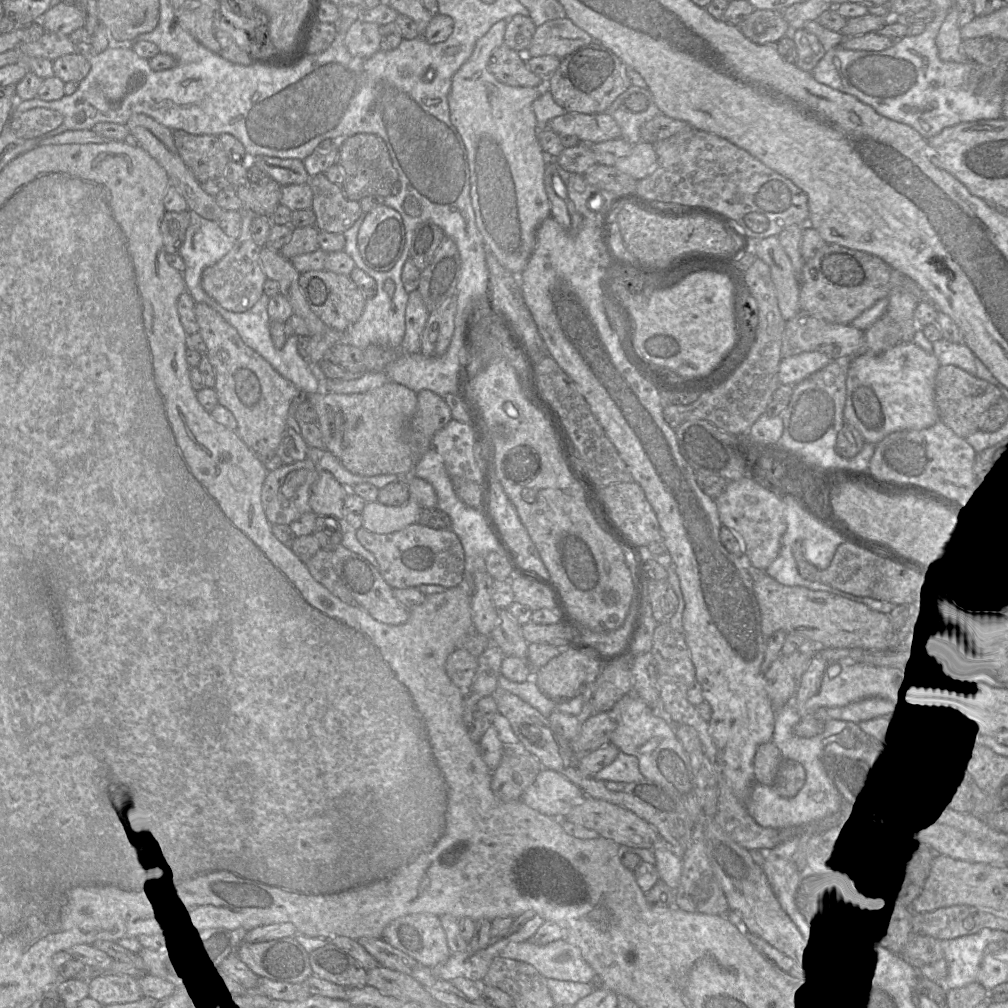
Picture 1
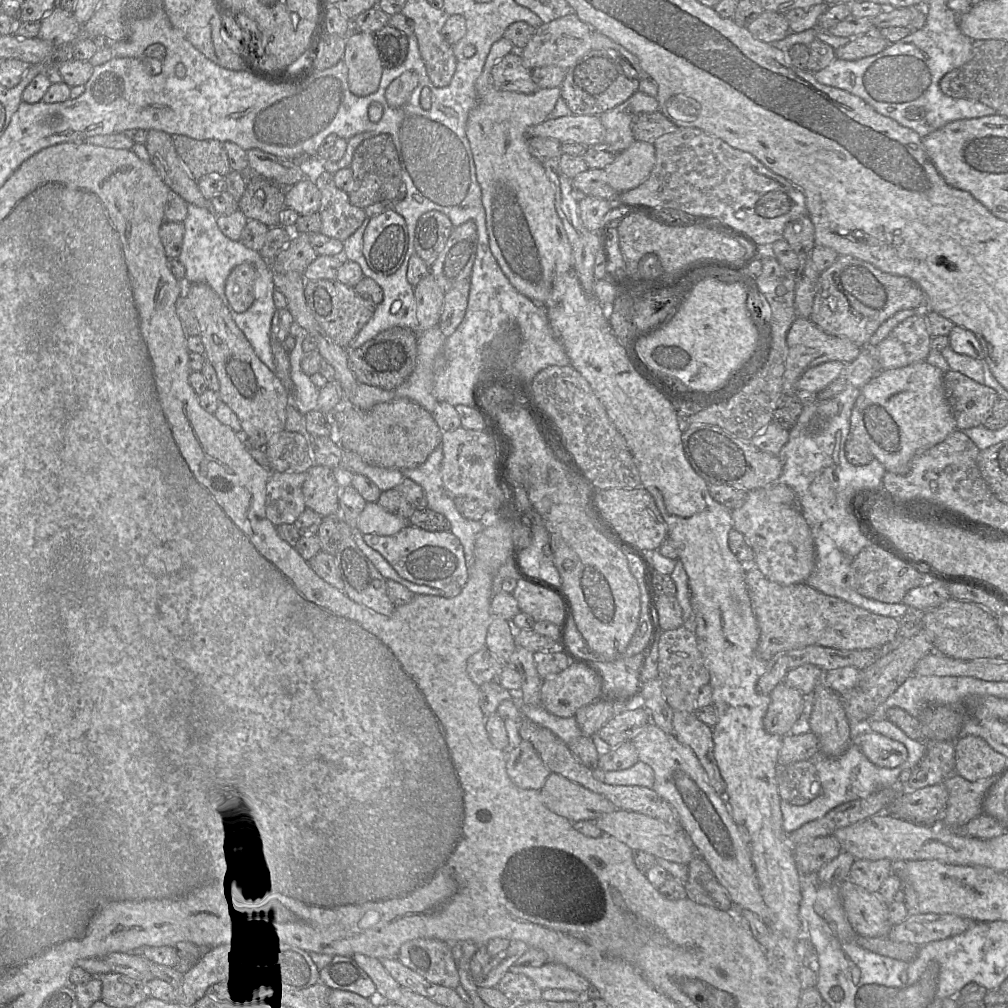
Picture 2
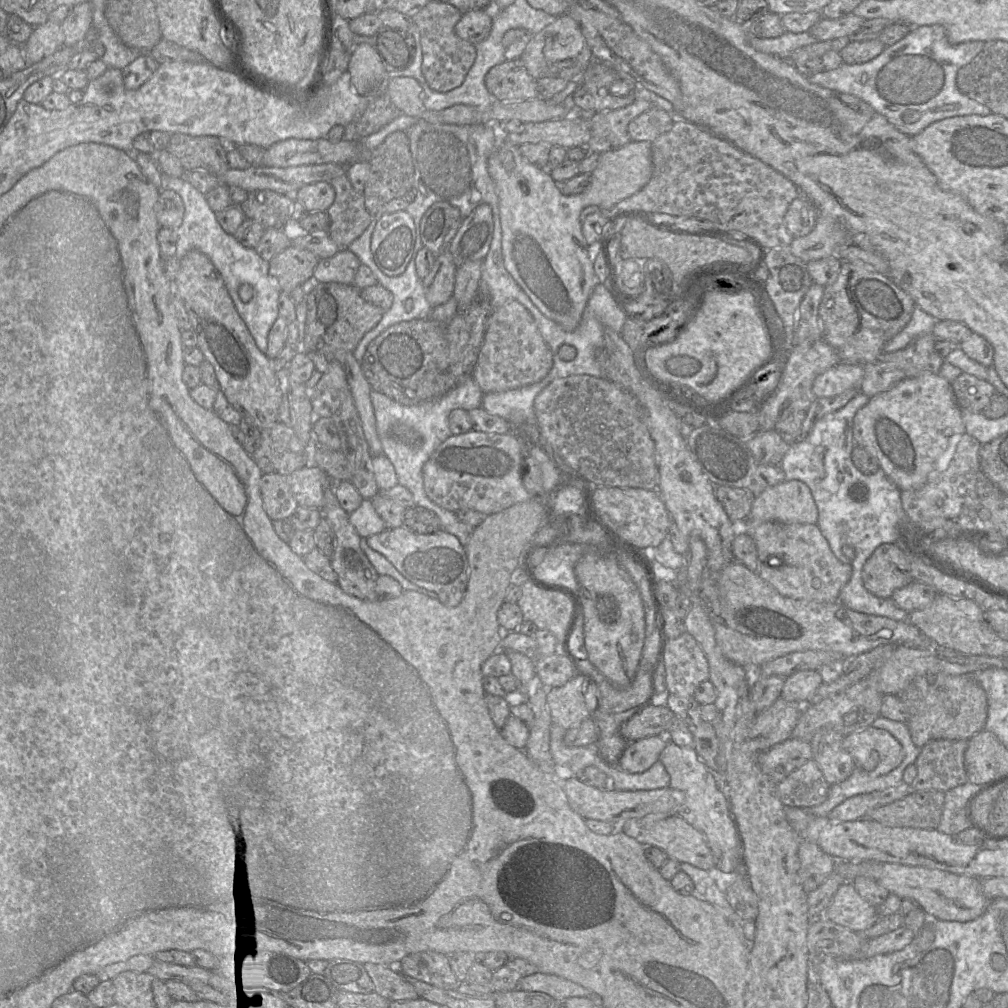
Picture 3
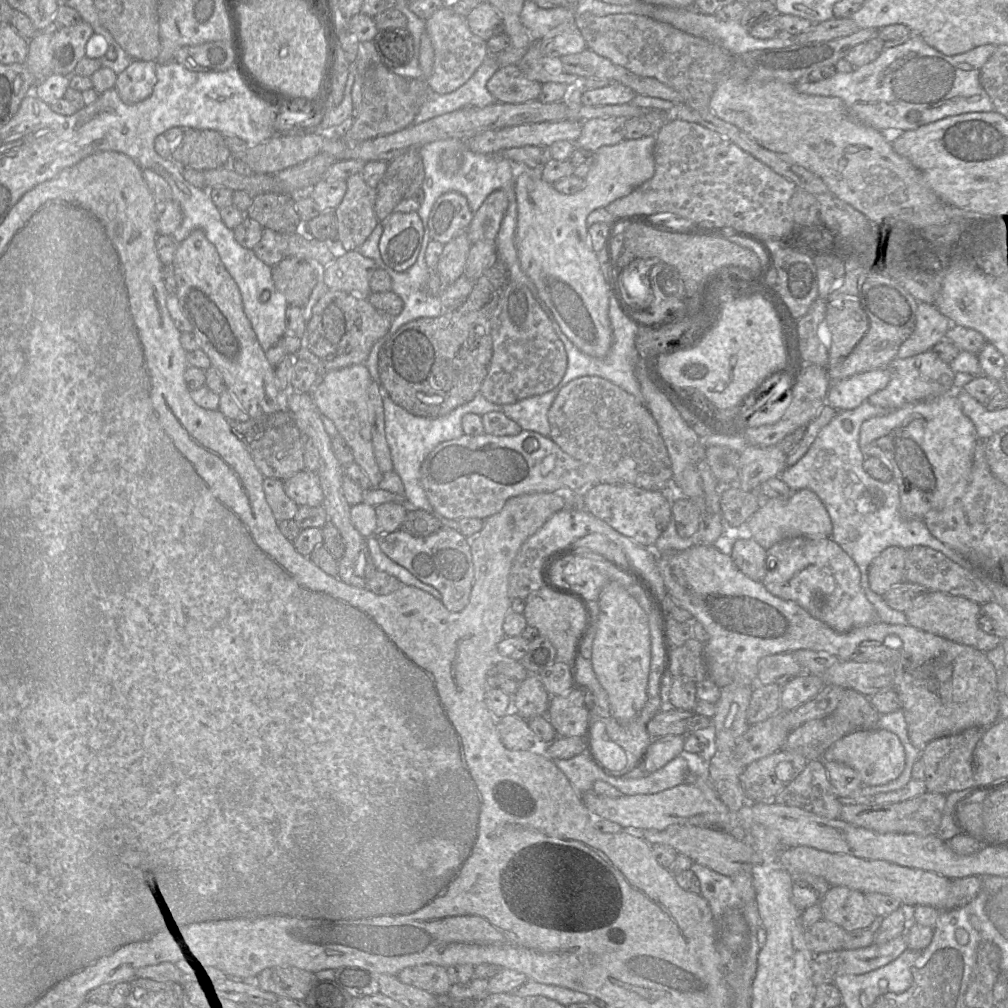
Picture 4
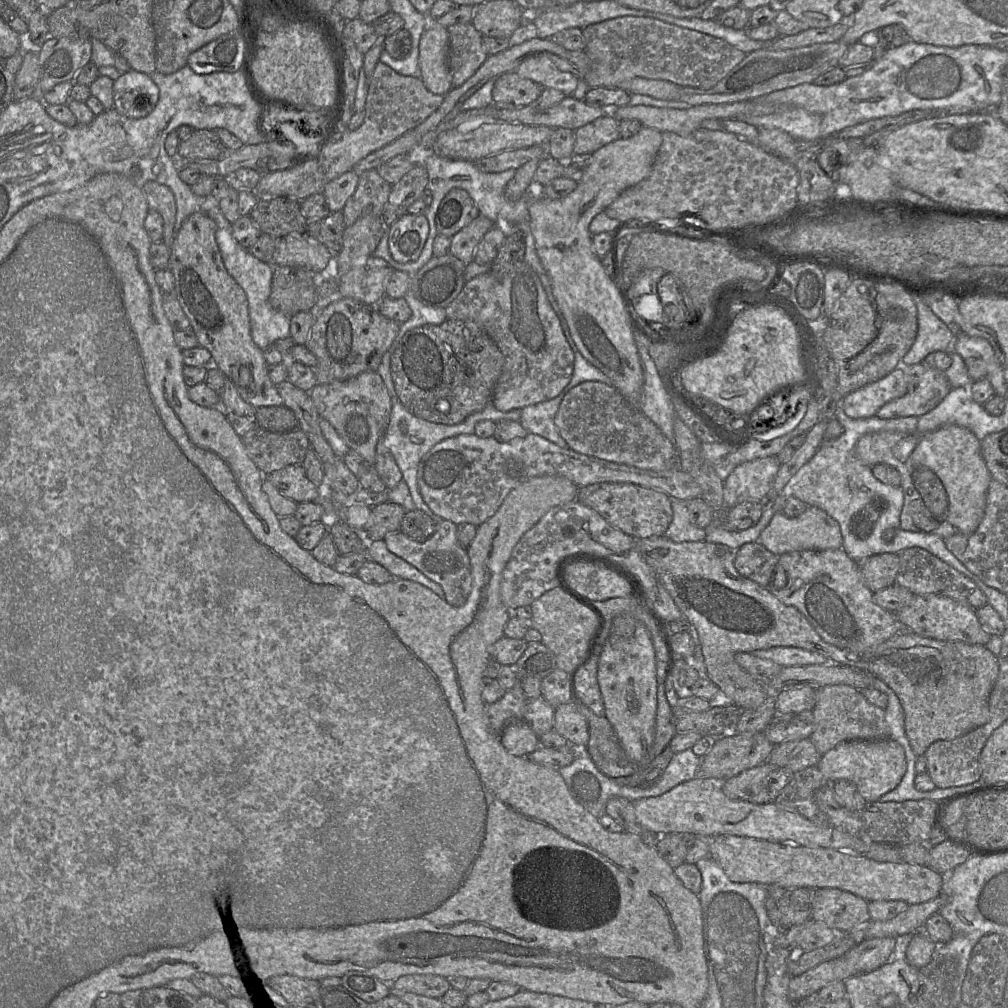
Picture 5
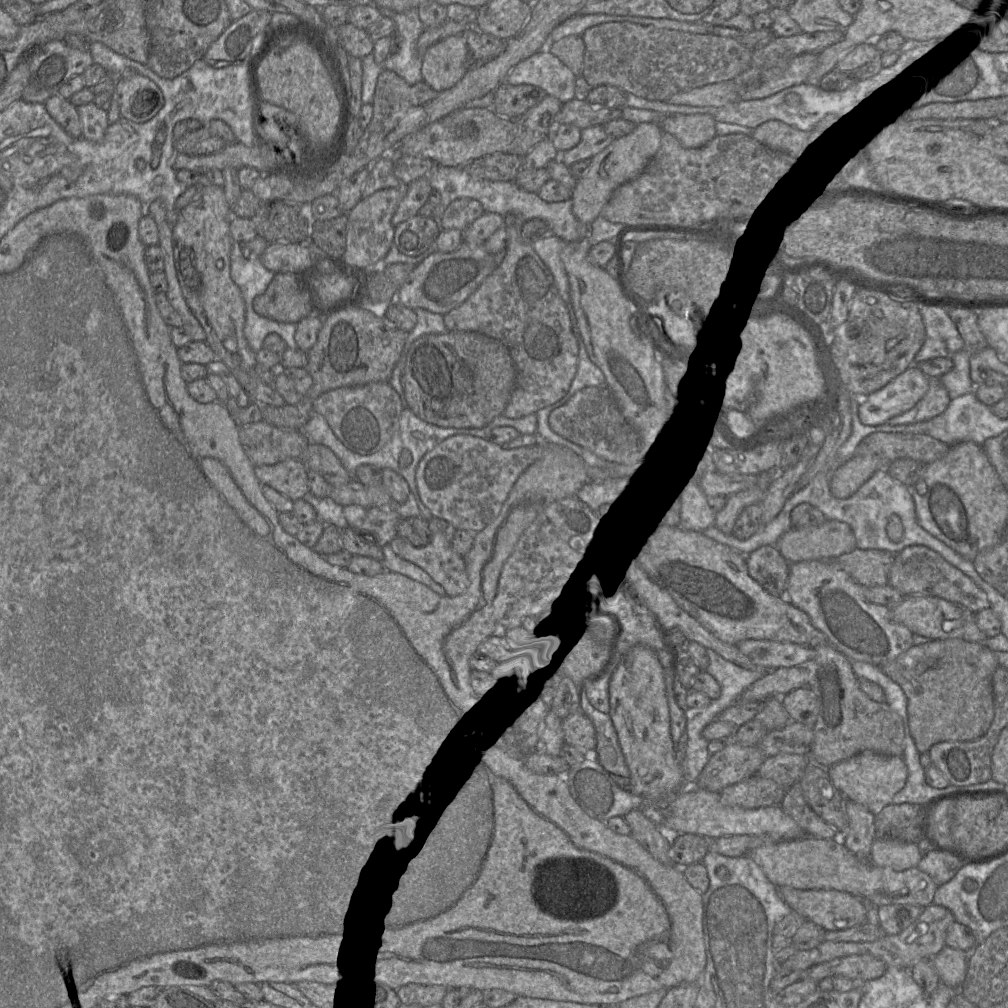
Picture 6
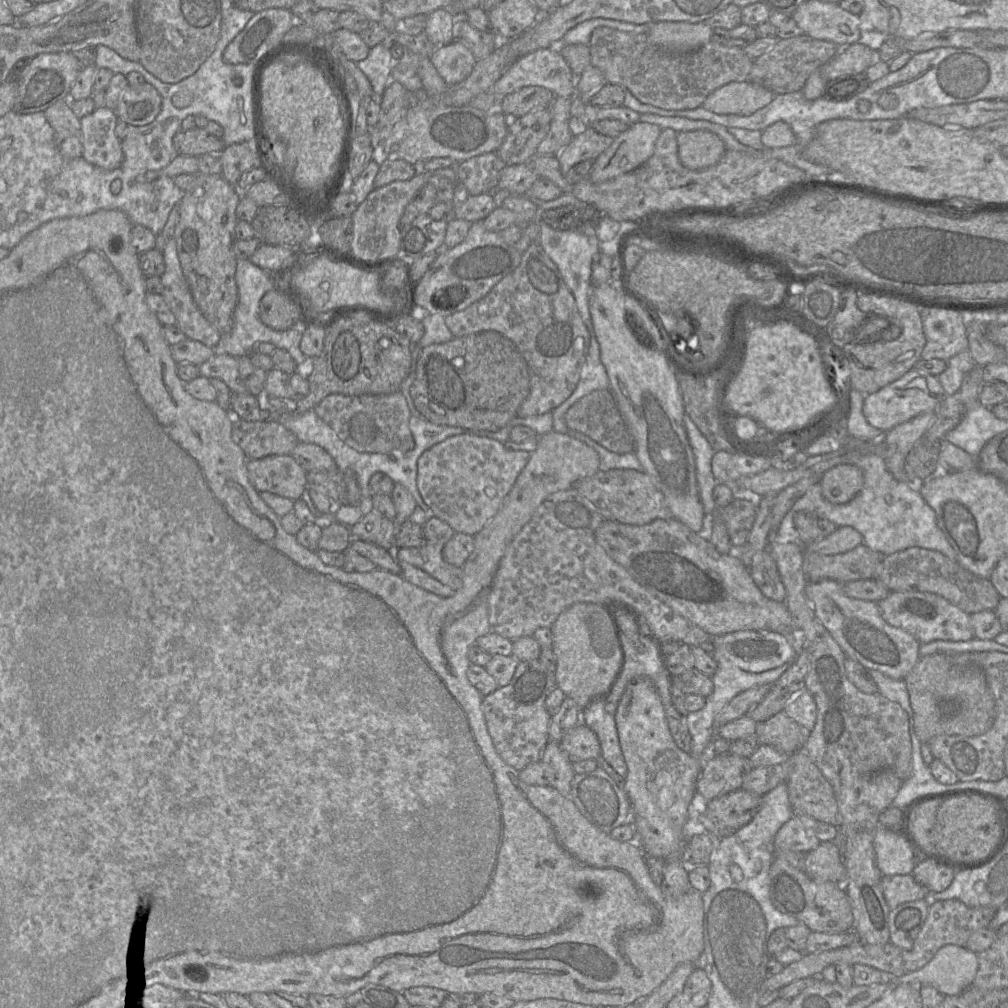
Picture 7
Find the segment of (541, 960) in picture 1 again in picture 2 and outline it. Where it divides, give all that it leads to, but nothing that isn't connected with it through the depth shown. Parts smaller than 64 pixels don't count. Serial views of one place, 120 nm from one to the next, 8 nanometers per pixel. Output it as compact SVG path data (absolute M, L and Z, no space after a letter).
M547 962L540 967L514 964L511 972L521 973L532 979L543 991L550 988L571 990L586 994L591 983L563 964Z

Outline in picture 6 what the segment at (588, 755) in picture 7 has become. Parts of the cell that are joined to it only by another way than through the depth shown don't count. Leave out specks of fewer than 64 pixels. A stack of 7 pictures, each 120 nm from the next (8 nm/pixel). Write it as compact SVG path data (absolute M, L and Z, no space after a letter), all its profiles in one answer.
M581 711L562 719L561 728L564 742L590 754L596 746L596 732L591 720Z

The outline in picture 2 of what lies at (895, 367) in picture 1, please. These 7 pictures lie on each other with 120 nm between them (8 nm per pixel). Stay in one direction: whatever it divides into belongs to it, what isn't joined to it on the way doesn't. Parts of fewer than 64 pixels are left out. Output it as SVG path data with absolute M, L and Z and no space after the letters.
M927 361L879 371L860 388L850 416L851 437L864 443L886 471L908 473L915 456L957 430L943 378L944 372Z

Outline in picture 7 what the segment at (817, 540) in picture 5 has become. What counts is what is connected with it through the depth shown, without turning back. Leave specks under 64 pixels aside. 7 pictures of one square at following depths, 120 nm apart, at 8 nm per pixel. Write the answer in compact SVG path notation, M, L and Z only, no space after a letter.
M839 526L824 539L803 545L803 549L832 555L847 552L861 544L863 544L863 536L859 531L851 526Z

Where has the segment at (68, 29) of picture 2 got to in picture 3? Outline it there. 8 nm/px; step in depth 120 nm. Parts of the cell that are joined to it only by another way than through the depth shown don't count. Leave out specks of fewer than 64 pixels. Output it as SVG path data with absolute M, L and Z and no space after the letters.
M47 20L35 26L29 39L23 45L23 53L28 65L39 62L63 46L64 34L61 23Z

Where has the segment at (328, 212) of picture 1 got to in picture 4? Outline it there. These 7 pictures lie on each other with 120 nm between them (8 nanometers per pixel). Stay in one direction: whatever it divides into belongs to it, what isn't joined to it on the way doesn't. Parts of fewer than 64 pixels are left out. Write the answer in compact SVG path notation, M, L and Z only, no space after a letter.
M360 173L347 178L346 183L346 193L334 210L340 252L358 249L379 223L374 210L375 188L368 186Z

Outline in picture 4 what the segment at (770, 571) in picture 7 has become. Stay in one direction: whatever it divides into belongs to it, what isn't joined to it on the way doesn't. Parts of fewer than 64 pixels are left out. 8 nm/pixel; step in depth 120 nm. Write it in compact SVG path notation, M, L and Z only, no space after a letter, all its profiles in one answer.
M752 538L736 539L730 557L735 566L754 581L761 582L767 568L767 551Z

